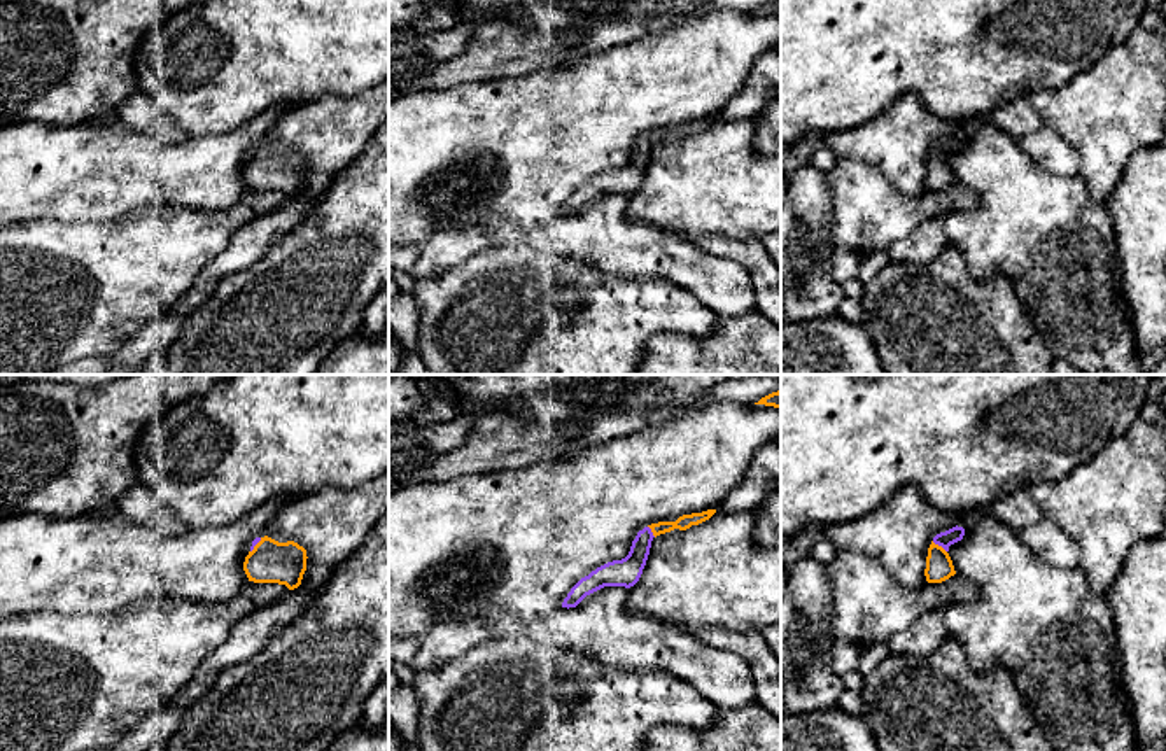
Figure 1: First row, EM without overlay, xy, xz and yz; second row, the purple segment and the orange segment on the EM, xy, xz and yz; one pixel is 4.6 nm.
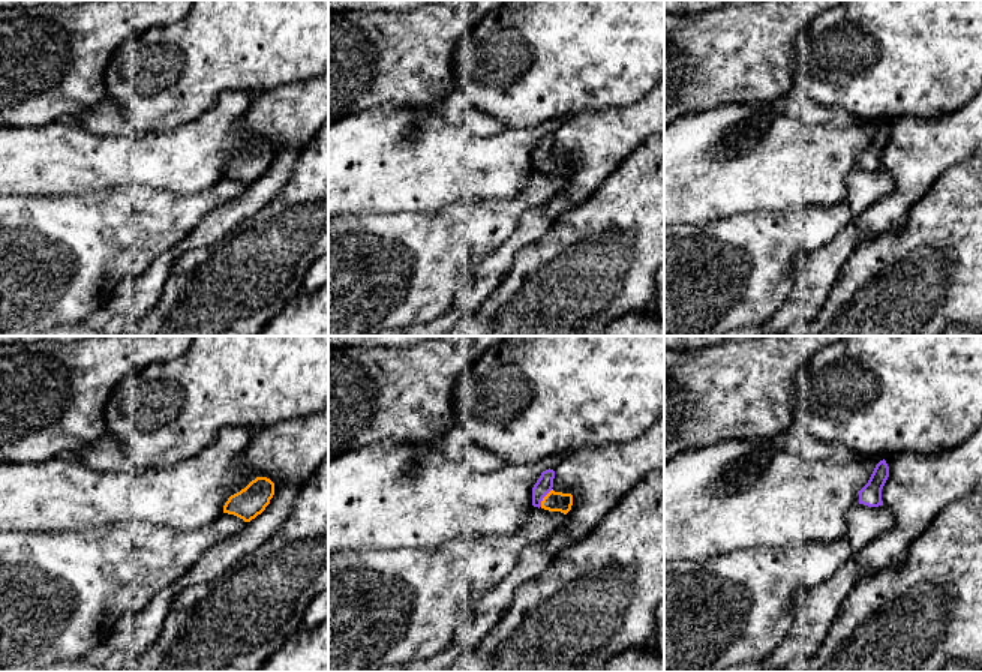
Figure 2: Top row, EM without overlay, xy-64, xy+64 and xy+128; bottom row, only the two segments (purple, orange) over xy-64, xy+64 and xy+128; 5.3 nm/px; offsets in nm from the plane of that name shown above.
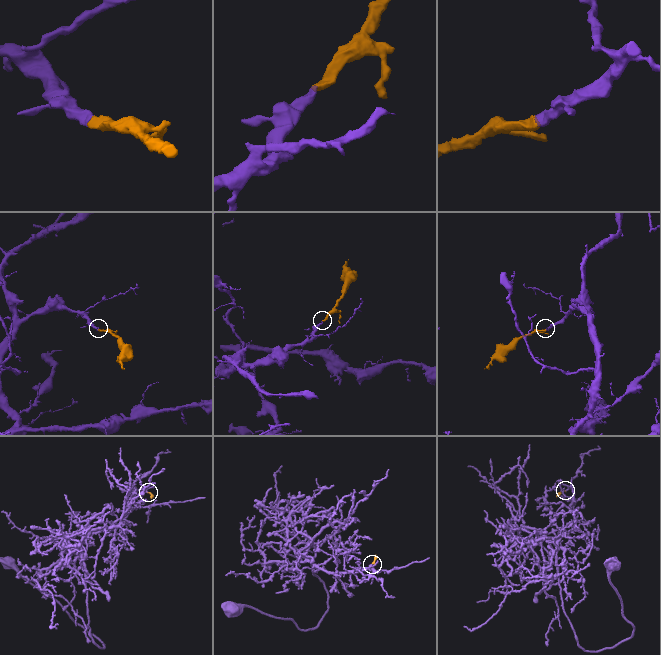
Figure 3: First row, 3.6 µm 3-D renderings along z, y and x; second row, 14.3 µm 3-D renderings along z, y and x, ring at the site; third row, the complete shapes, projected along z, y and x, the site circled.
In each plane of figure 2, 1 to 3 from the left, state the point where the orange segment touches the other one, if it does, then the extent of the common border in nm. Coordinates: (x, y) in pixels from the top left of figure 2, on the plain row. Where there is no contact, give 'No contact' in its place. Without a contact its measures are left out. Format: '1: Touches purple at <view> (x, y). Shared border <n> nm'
1: No contact
2: Touches purple at xy+64 (543, 161). Shared border 120 nm
3: No contact

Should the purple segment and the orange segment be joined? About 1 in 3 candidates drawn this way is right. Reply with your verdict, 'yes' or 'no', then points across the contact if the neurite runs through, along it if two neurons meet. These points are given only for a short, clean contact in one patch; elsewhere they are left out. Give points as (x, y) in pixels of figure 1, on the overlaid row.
yes; runs through yz (955, 534), (939, 545), (939, 566)

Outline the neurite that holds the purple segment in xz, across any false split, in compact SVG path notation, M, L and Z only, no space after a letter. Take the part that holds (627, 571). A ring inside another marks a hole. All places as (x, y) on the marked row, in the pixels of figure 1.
M707 509L702 513L683 515L676 522L658 522L644 527L637 532L625 558L608 562L592 571L588 576L581 578L564 599L562 607L576 607L587 595L604 586L634 586L643 574L651 541L657 536L671 532L674 529L686 530L692 525L699 525L709 520L714 513L716 509Z

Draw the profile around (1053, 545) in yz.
M1040 518L1036 523L1017 532L1021 541L1031 548L1045 564L1059 569L1078 567L1078 544L1056 523Z

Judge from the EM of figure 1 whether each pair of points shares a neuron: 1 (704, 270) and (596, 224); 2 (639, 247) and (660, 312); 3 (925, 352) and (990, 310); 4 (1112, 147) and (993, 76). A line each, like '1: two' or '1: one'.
1: one
2: two
3: one
4: two

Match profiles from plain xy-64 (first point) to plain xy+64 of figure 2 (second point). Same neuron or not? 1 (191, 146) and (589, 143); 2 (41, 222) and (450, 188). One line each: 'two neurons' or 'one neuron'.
1: two neurons
2: two neurons

